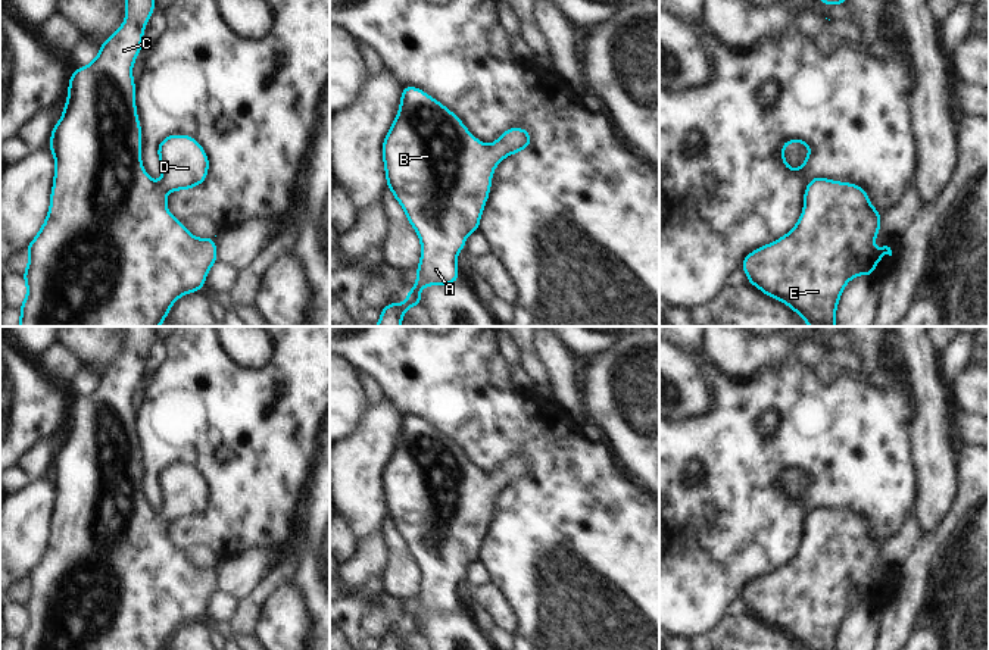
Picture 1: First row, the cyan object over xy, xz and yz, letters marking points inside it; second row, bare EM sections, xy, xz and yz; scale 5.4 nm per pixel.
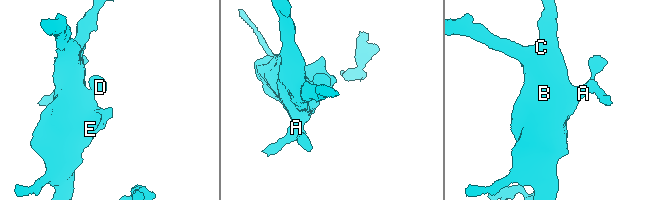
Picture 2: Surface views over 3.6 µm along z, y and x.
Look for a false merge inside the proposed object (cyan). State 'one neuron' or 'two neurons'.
one neuron

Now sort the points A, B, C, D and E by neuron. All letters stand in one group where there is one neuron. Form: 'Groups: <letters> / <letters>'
Groups: A B C D E

